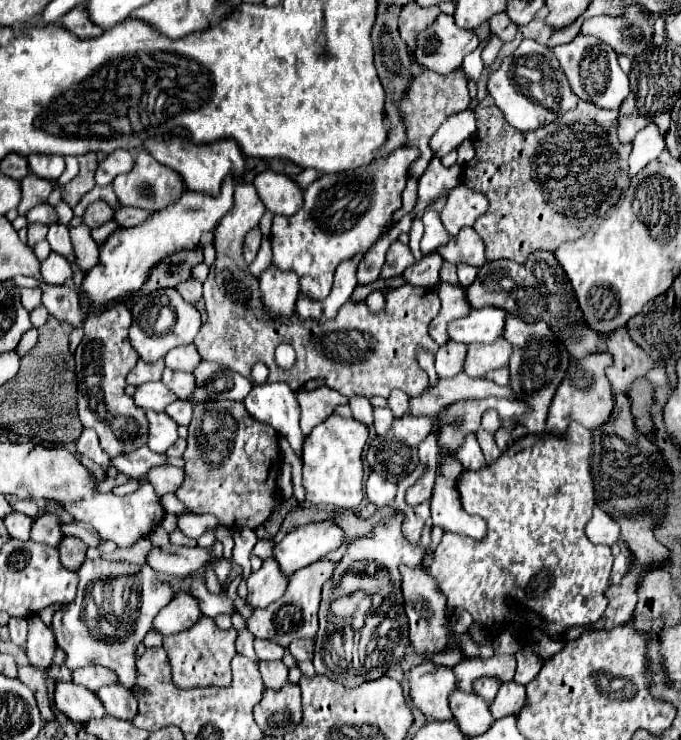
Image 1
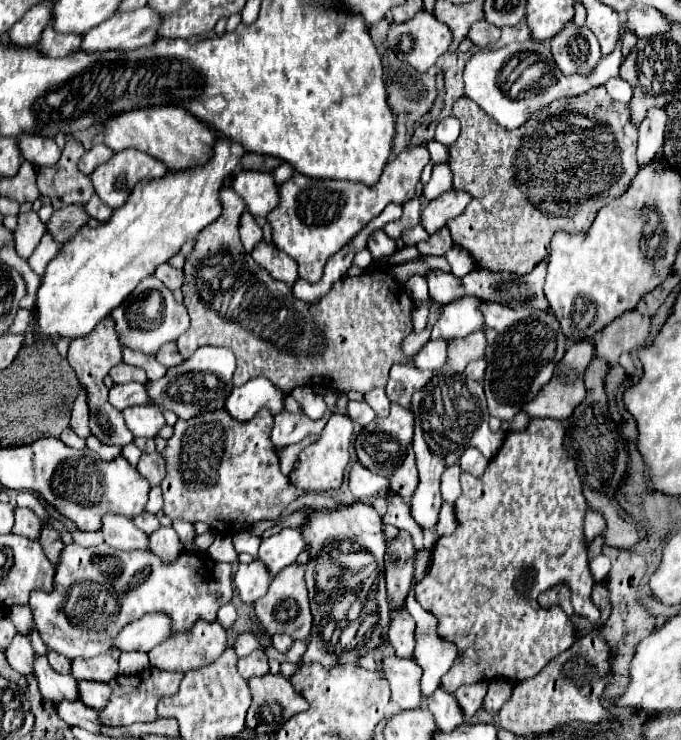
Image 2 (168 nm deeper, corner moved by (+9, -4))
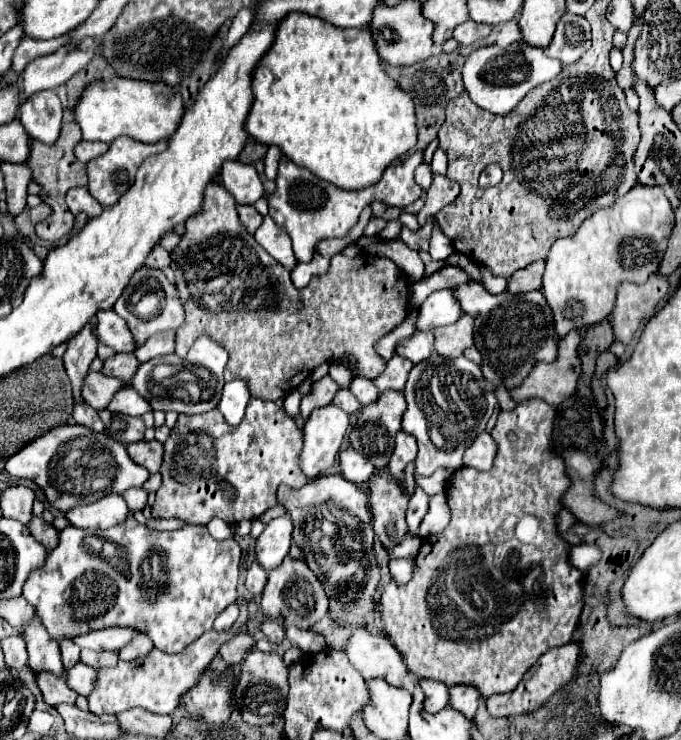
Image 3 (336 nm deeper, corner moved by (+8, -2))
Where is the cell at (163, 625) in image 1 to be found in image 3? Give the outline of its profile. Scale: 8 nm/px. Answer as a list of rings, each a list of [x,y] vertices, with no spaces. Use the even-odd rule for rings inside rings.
[[[111,627],[111,629],[99,629],[91,635],[75,637],[75,643],[81,649],[91,649],[91,651],[121,651],[131,639],[137,635],[135,629],[127,627]]]

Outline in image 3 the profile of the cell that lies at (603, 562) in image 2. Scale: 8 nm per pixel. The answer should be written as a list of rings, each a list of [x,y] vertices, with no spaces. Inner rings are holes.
[[[583,543],[583,545],[571,547],[571,563],[575,563],[577,569],[581,569],[583,573],[589,571],[591,567],[599,565],[601,557],[603,557],[603,555],[601,555],[601,549],[595,547],[595,545]]]

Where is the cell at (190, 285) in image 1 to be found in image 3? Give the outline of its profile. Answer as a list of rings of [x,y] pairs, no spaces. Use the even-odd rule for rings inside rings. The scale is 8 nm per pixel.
[[[157,245],[155,251],[151,251],[151,257],[147,257],[147,265],[153,269],[165,269],[171,265],[171,257],[167,251],[163,251],[161,245]]]

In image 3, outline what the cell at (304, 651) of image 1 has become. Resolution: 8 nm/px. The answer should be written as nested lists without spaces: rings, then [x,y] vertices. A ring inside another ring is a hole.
[[[267,619],[267,621],[261,625],[261,631],[265,633],[265,637],[267,637],[271,643],[281,643],[281,641],[285,639],[285,627],[283,627],[279,621]]]

